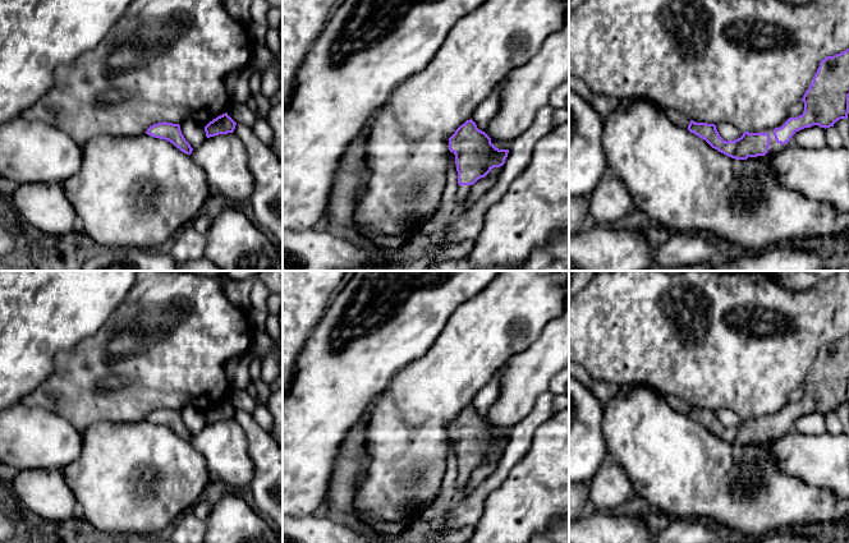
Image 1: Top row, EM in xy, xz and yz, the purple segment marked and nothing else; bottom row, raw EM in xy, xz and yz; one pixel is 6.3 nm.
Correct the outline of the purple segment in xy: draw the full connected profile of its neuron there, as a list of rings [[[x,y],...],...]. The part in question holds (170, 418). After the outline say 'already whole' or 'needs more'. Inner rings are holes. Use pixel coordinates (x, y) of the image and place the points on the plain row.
[[[157,409],[151,411],[146,420],[169,427],[173,429],[176,434],[179,434],[182,438],[191,441],[193,434],[191,431],[185,427],[184,422],[182,420],[180,411],[173,410],[173,409]]]; already whole

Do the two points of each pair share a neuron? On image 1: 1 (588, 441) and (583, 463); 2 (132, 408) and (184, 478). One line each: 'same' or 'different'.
1: same
2: different

